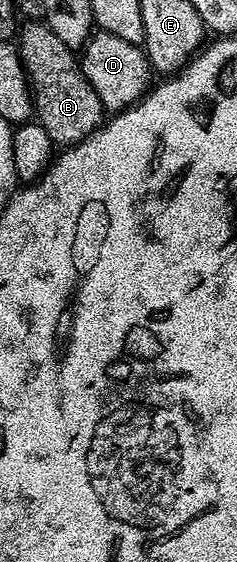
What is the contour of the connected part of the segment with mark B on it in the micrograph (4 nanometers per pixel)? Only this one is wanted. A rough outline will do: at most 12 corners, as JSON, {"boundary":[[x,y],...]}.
{"boundary":[[38,19],[16,48],[33,116],[78,145],[104,110],[70,49]]}

